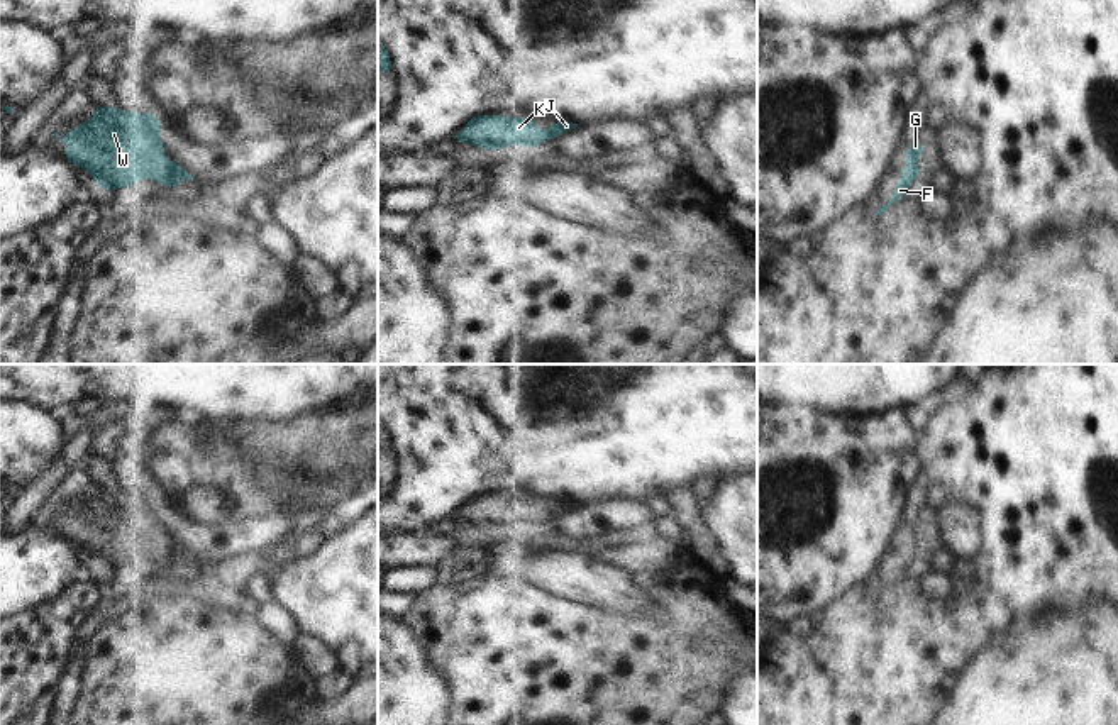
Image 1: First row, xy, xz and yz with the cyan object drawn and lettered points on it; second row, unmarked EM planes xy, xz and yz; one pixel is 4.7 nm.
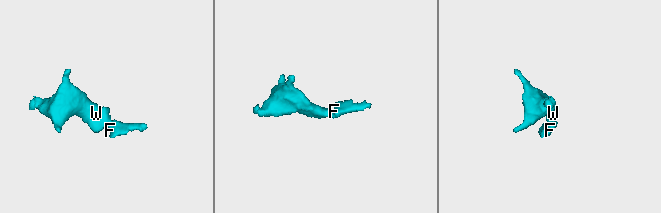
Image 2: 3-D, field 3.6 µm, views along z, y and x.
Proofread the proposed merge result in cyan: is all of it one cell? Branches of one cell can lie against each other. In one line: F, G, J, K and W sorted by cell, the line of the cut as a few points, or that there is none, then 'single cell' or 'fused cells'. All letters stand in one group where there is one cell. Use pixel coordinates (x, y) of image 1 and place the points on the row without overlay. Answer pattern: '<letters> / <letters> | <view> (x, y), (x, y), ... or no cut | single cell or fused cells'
F G J K W | no cut | single cell

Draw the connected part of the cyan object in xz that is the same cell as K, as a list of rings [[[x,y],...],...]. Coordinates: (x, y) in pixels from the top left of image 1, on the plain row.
[[[476,495],[468,500],[462,512],[451,515],[462,523],[476,523],[484,530],[495,530],[506,525],[529,525],[539,529],[544,518],[557,518],[562,512],[576,508],[573,501],[554,501],[545,512],[540,512],[534,500],[512,498],[505,495]]]

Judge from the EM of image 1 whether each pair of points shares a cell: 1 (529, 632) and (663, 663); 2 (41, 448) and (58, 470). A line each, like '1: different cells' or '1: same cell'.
1: same cell
2: different cells

